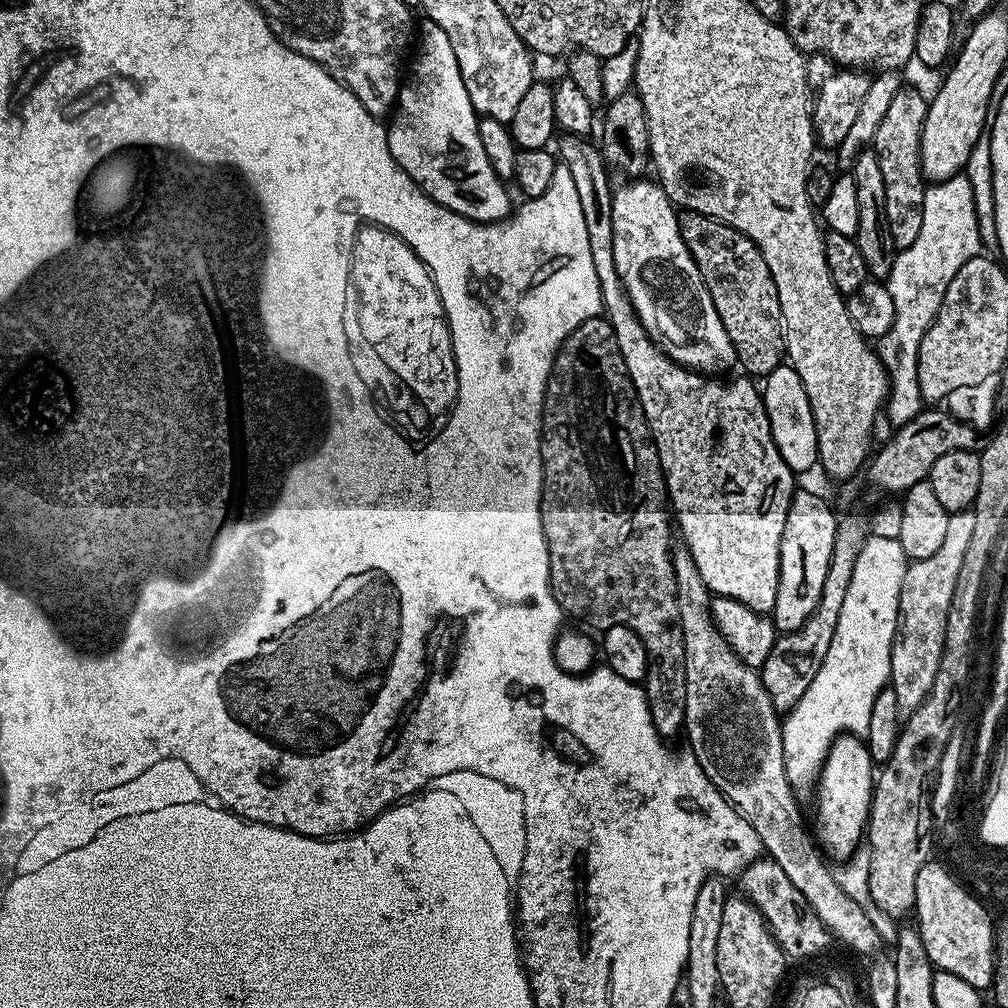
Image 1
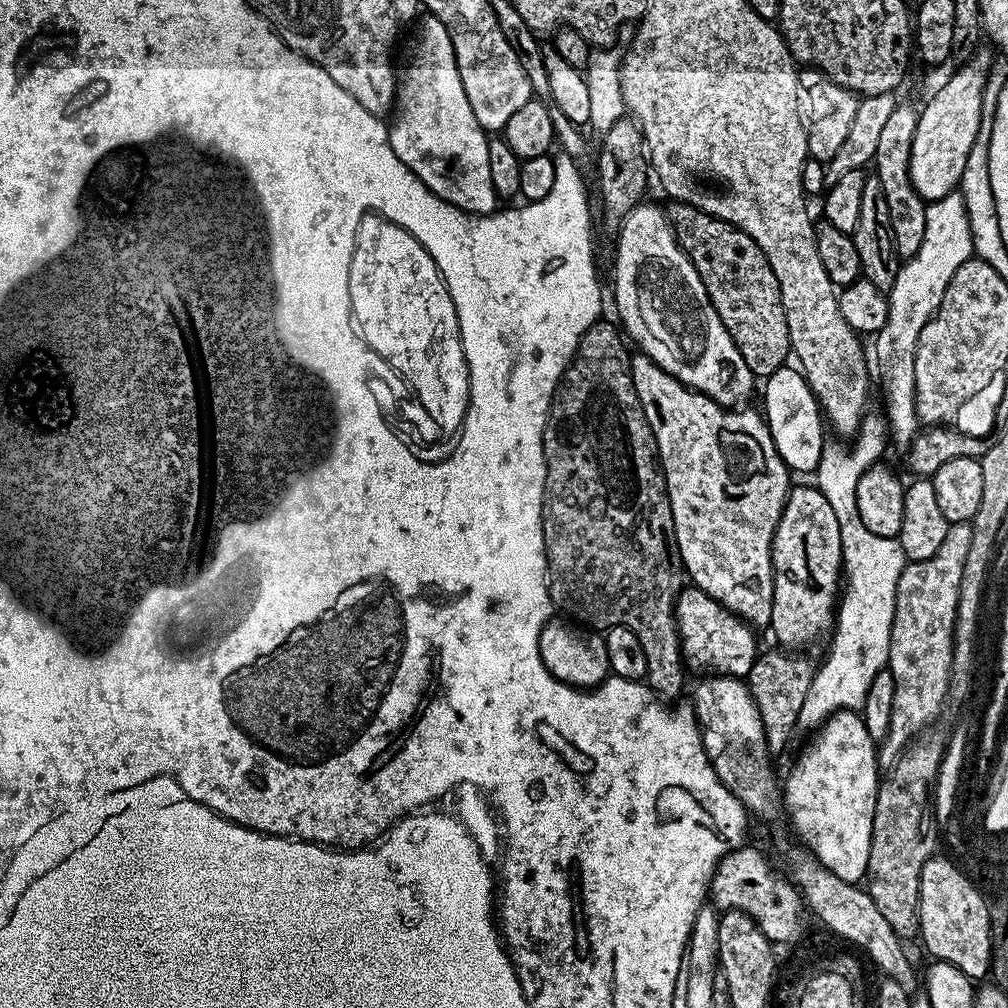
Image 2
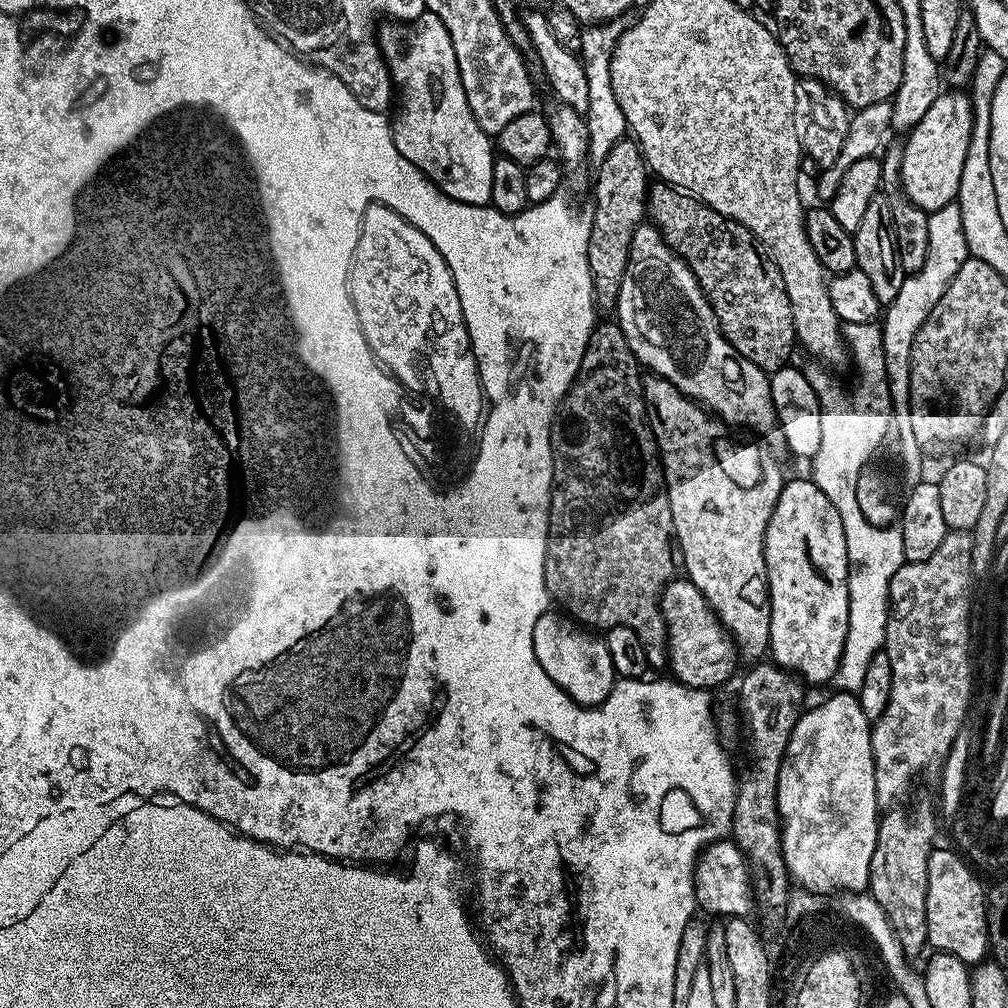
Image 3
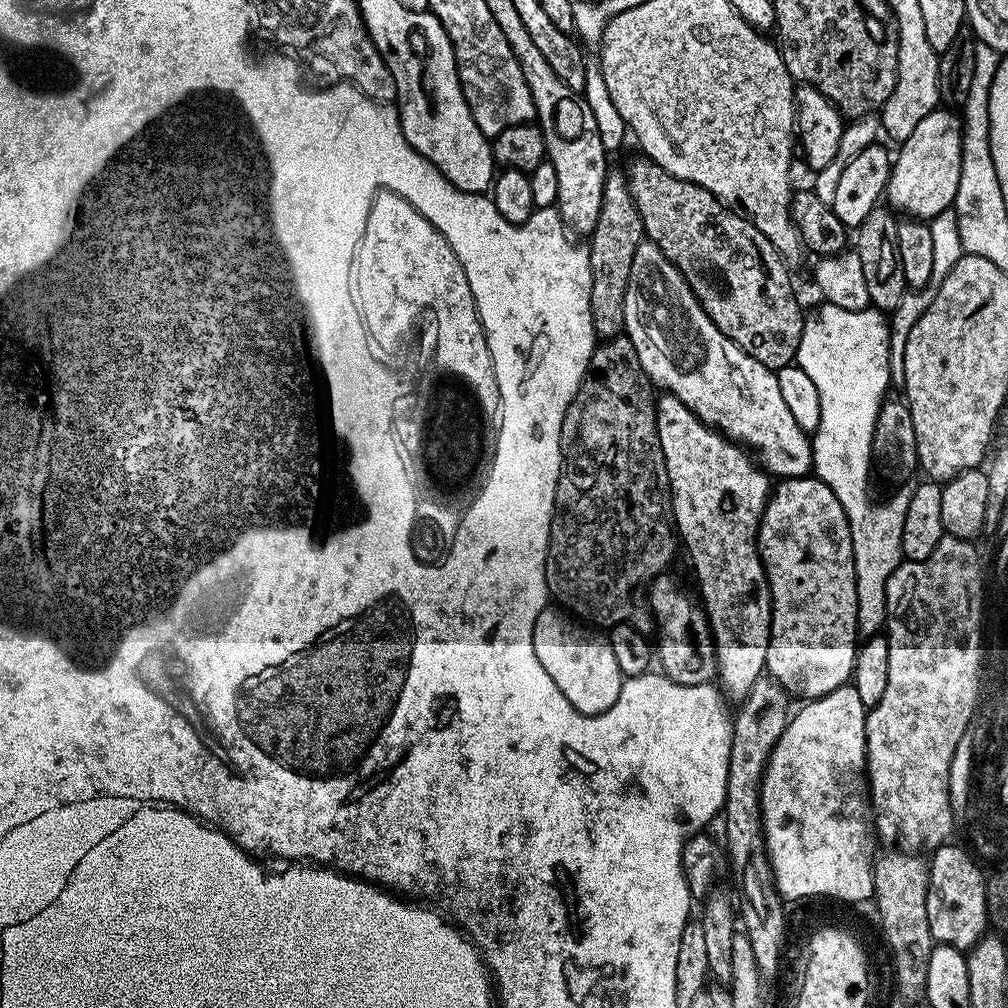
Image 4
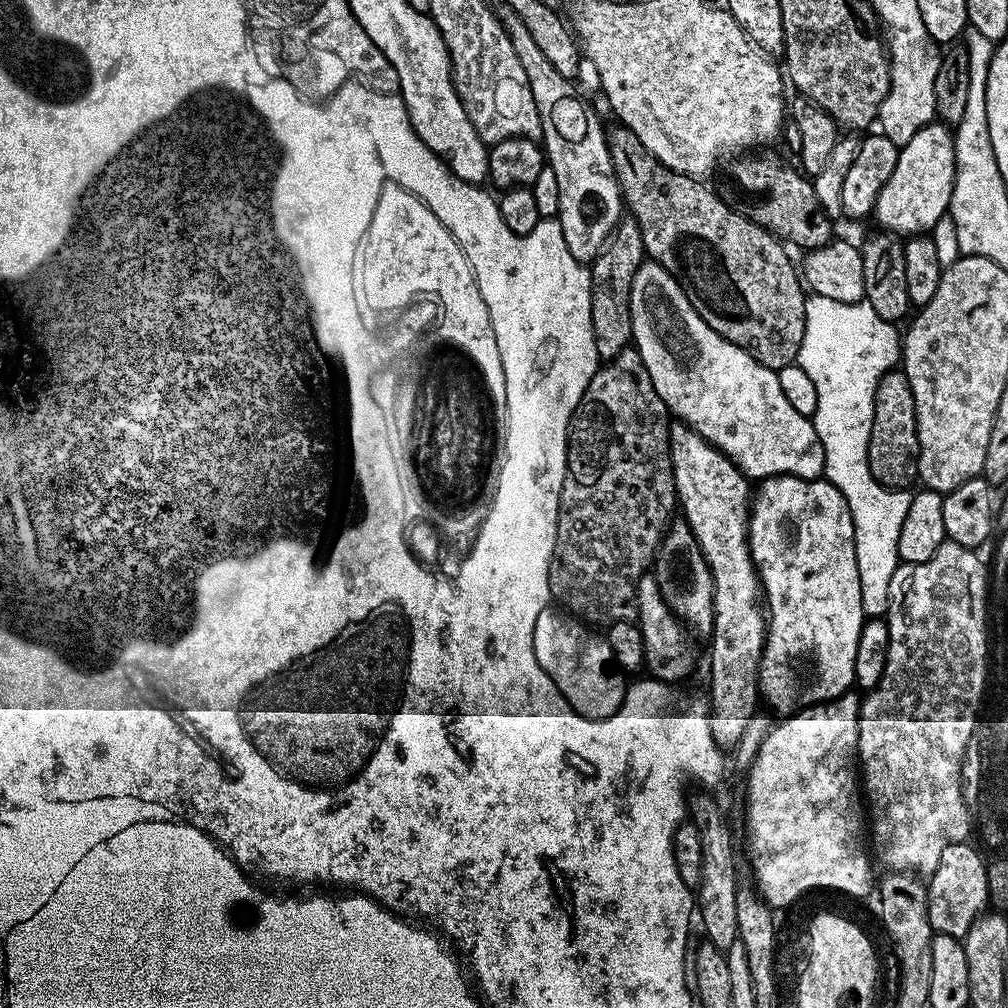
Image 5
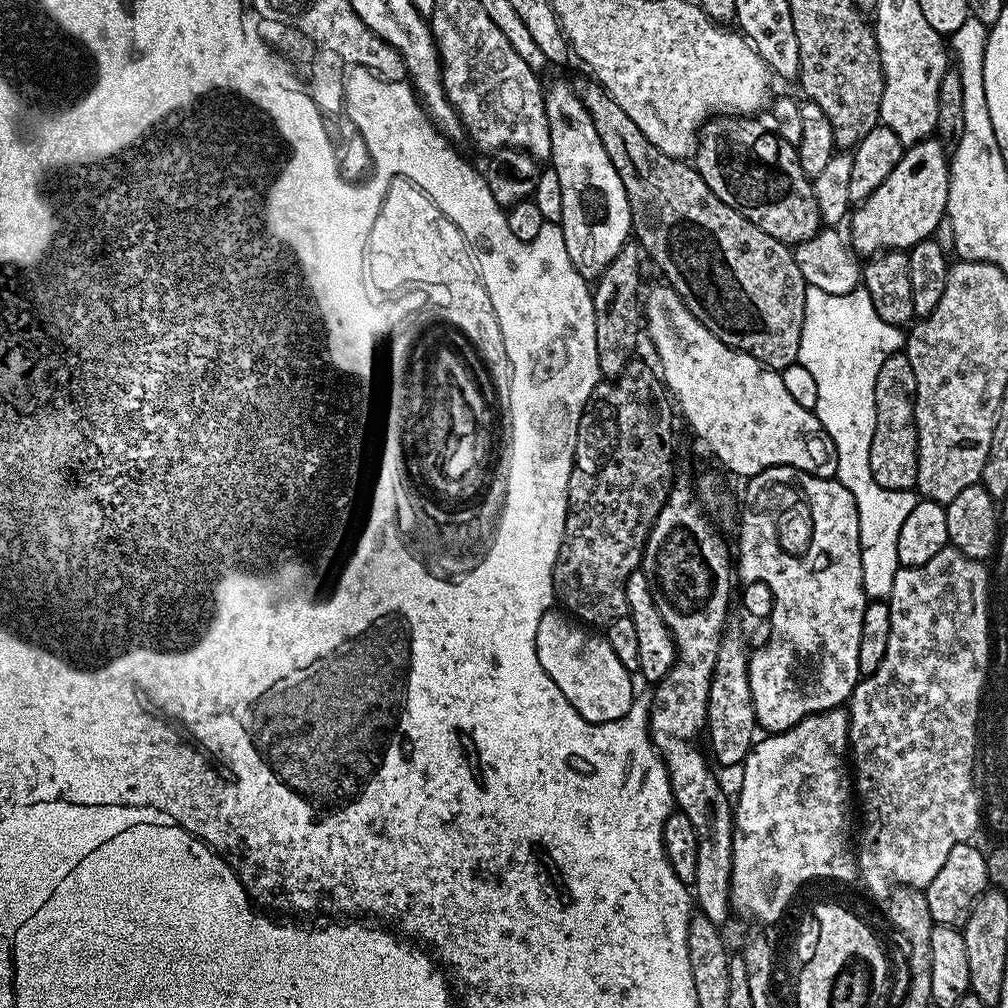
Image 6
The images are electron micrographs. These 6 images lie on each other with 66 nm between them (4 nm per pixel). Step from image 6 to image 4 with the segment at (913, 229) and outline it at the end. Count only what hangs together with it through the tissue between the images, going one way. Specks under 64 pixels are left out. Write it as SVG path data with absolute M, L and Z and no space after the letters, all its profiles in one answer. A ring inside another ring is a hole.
M937 110L926 114L926 118L918 122L914 134L902 142L904 149L895 153L892 177L886 189L887 203L893 209L901 208L905 217L925 222L949 211L956 203L958 178L962 174L963 137L962 120L955 111Z

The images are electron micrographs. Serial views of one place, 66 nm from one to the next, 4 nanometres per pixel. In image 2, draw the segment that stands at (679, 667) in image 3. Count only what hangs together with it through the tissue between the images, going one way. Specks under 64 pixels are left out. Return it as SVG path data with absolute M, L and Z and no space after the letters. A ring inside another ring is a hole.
M685 587L676 597L676 625L680 635L680 648L684 651L684 662L689 669L708 668L704 670L715 670L725 676L744 678L747 677L750 666L754 666L758 647L756 648L757 633L752 625L735 616L730 610L726 610L726 606L722 606L714 598L710 598L710 594L706 594L701 588Z

